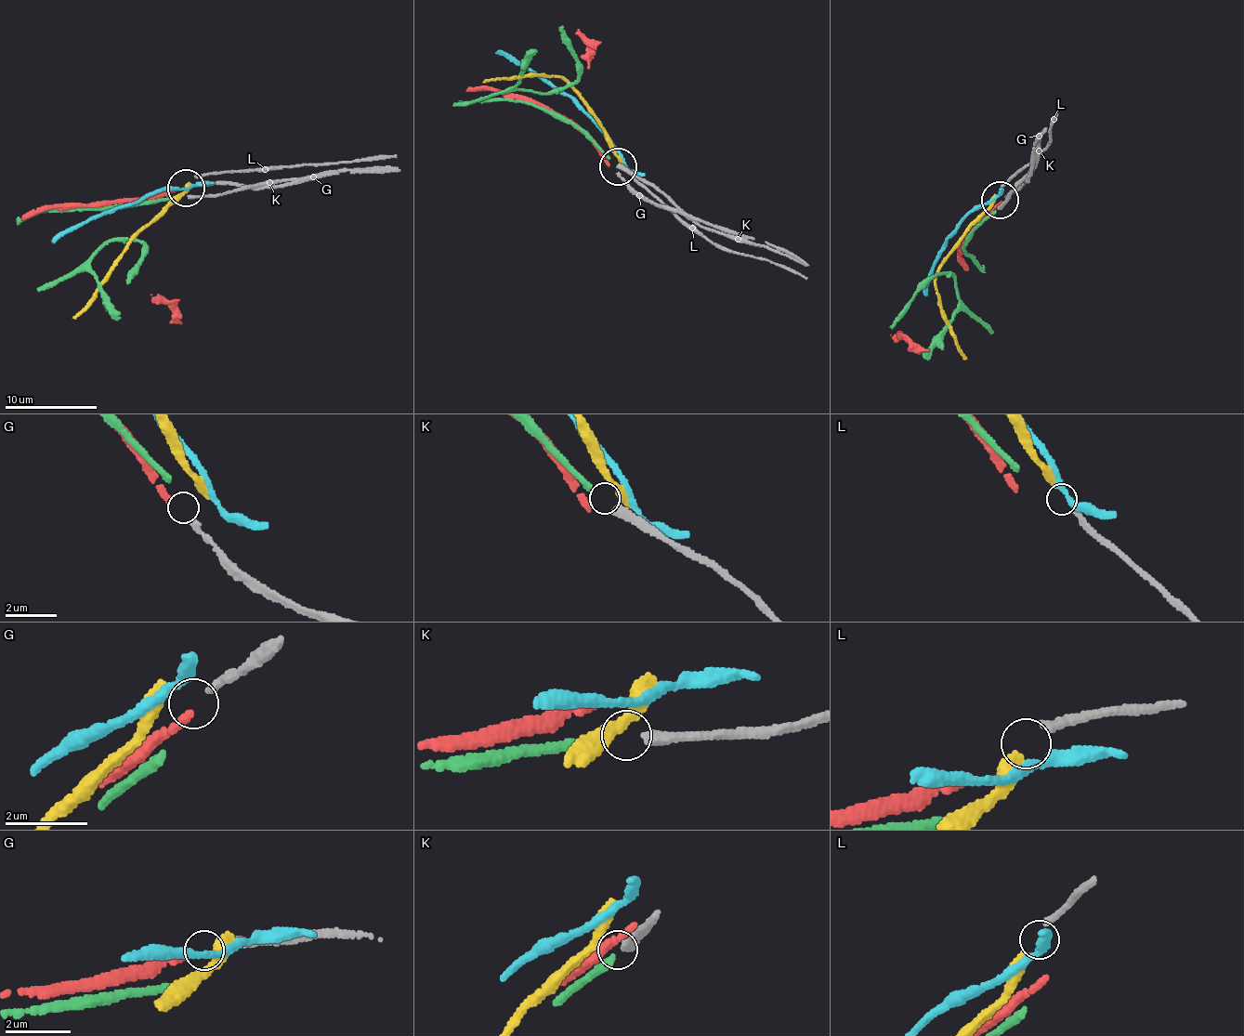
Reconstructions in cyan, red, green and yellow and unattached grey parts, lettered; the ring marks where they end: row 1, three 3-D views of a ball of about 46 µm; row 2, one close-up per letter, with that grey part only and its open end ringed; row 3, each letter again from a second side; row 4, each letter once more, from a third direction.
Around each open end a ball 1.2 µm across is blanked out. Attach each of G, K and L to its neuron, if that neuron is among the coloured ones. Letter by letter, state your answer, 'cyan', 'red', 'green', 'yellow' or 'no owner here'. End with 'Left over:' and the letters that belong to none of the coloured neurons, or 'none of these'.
G: red
K: green
L: yellow
Left over: none of these

